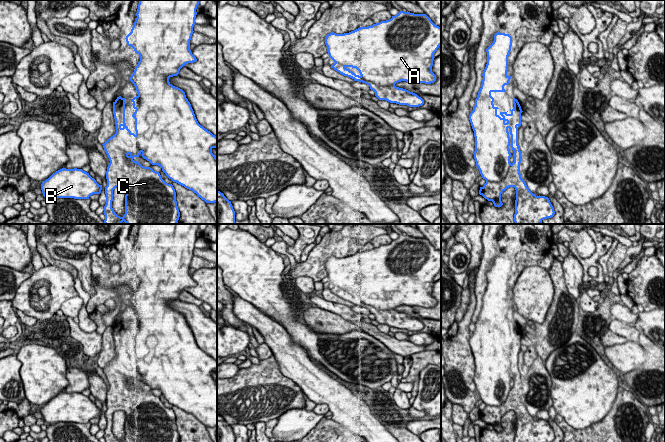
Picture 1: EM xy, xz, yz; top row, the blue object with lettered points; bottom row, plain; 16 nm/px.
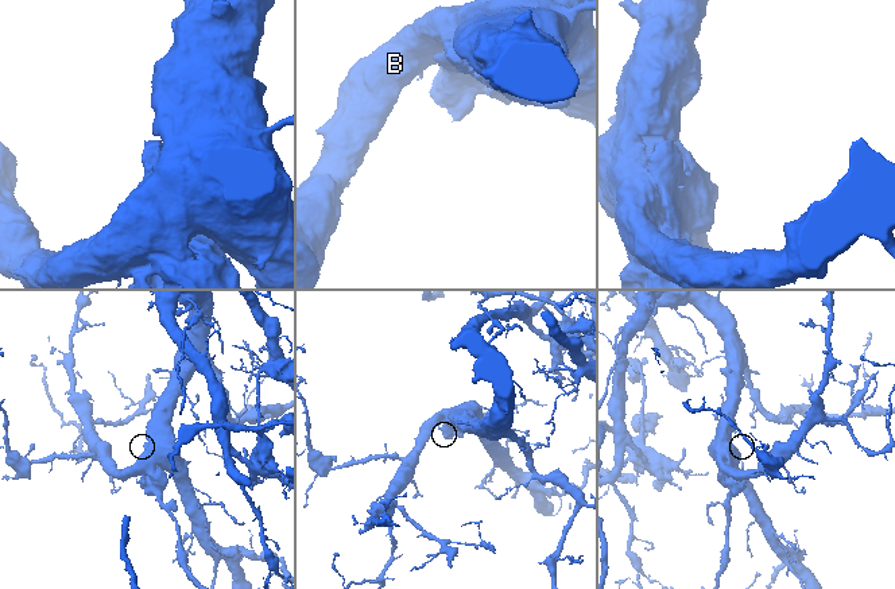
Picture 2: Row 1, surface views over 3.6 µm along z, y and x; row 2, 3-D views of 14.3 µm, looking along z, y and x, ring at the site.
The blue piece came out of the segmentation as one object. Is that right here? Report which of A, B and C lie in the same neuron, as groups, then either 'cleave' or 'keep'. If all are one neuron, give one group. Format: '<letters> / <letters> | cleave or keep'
A B / C | cleave

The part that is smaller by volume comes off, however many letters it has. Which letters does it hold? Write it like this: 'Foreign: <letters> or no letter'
Foreign: C

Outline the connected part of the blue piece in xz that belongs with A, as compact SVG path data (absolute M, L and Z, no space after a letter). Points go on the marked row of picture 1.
M400 11L391 19L381 21L368 27L360 27L344 34L334 32L325 38L329 58L335 63L333 69L347 77L356 76L348 68L356 68L361 77L379 86L395 85L406 81L411 83L431 84L436 81L436 75L432 72L434 53L441 45L441 27L435 25L426 14L414 14Z

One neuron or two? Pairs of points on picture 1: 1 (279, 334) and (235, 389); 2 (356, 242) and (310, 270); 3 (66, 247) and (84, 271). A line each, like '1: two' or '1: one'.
1: two
2: one
3: one

